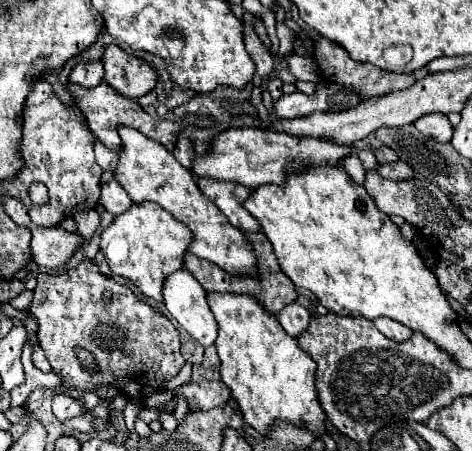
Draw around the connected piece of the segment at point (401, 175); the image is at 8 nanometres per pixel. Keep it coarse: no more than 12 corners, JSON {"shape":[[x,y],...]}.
{"shape":[[404,162],[382,164],[378,174],[390,180],[412,180],[412,166]]}

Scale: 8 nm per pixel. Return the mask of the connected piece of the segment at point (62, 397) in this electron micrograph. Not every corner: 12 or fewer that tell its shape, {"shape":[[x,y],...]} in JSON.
{"shape":[[66,394],[52,400],[52,412],[60,422],[80,416],[82,408]]}

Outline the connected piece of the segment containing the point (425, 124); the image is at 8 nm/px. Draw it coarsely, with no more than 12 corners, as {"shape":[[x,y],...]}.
{"shape":[[426,114],[414,126],[436,142],[450,142],[452,124],[444,114]]}

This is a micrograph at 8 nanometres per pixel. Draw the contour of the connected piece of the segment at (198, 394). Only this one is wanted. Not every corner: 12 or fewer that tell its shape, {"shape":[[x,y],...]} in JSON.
{"shape":[[190,382],[176,394],[190,412],[224,406],[230,388],[224,382]]}

